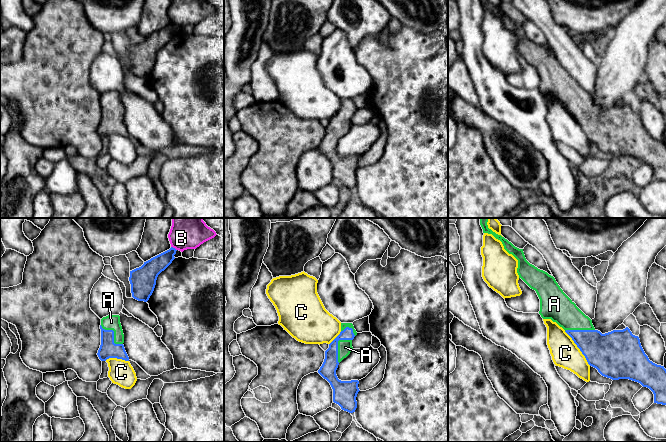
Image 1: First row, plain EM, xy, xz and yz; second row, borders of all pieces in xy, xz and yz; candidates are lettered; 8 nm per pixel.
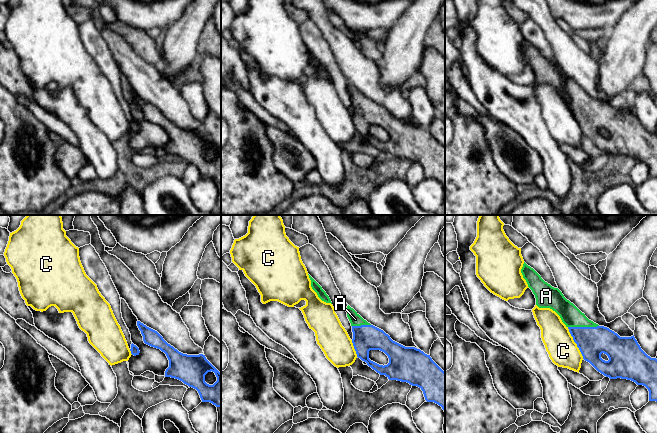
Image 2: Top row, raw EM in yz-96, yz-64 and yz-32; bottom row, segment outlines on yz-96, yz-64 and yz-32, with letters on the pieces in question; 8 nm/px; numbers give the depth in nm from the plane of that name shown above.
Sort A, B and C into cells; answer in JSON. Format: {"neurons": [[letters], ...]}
{"neurons": [["A"], ["B"], ["C"]]}

